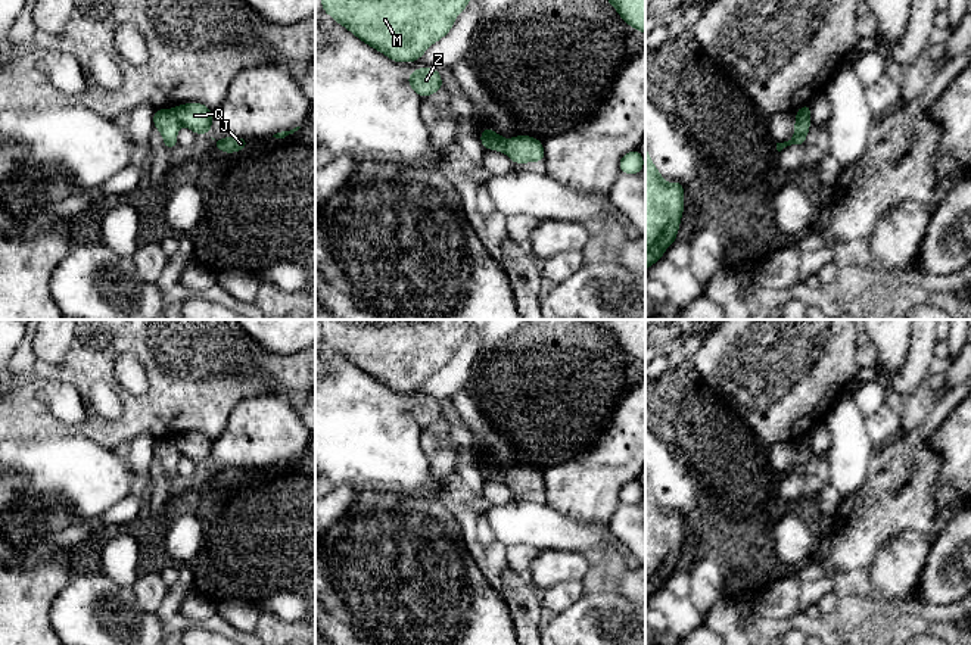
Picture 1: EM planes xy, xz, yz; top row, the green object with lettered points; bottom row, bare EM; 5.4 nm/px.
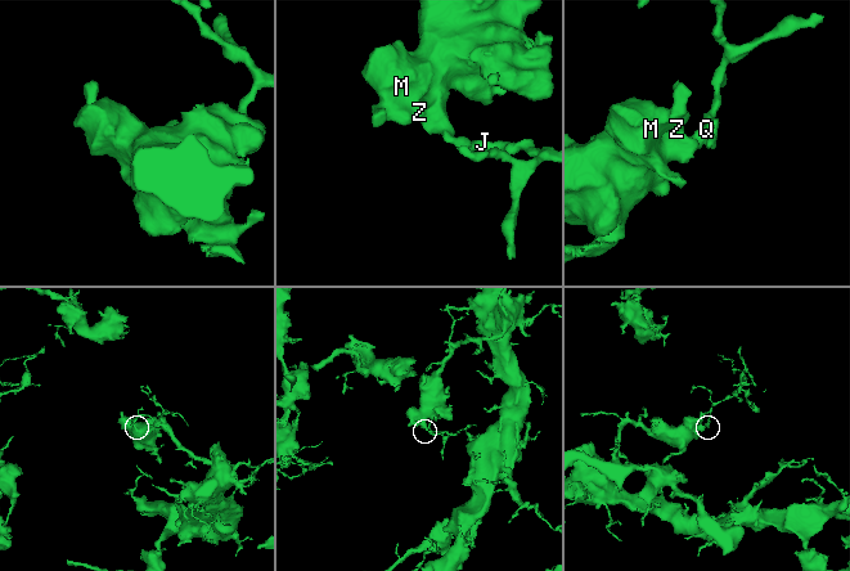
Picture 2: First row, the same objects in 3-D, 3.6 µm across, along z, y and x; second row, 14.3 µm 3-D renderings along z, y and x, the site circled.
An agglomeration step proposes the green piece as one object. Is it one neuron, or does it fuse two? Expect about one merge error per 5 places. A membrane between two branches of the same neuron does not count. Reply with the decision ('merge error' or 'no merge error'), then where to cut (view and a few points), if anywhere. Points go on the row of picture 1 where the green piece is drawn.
merge error | xy (171, 109), (180, 124)

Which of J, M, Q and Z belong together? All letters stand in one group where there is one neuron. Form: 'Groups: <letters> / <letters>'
Groups: J Q / M Z

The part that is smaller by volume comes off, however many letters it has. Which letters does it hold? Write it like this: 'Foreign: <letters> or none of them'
Foreign: J, Q

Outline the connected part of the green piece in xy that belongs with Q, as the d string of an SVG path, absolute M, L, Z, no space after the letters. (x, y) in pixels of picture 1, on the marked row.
M192 102L175 106L172 110L181 127L190 128L196 135L205 133L211 135L214 112L205 105Z

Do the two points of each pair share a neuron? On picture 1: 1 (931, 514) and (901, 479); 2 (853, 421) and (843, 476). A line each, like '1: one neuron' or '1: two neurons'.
1: one neuron
2: one neuron

